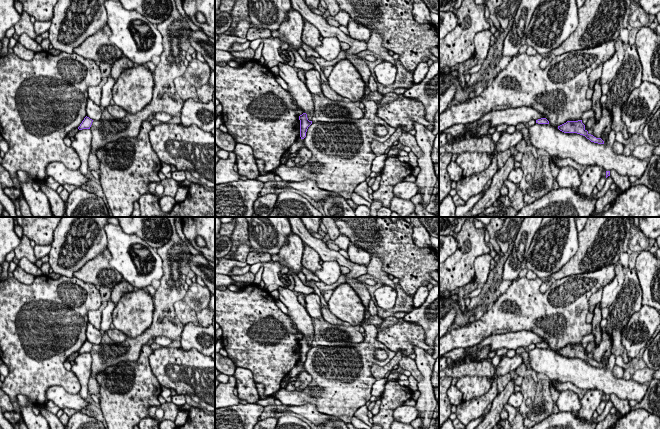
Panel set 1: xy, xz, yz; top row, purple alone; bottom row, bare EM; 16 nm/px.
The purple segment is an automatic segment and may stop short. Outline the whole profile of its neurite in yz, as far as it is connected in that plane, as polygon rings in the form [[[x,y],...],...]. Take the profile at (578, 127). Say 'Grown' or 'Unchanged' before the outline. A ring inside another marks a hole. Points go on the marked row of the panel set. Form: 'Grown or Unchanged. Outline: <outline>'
Unchanged. Outline: [[[582,120],[567,121],[566,123],[558,126],[558,129],[564,133],[577,133],[583,135],[594,143],[604,144],[604,141],[601,138],[596,138],[588,133],[588,131],[585,129],[585,125],[582,123]]]

